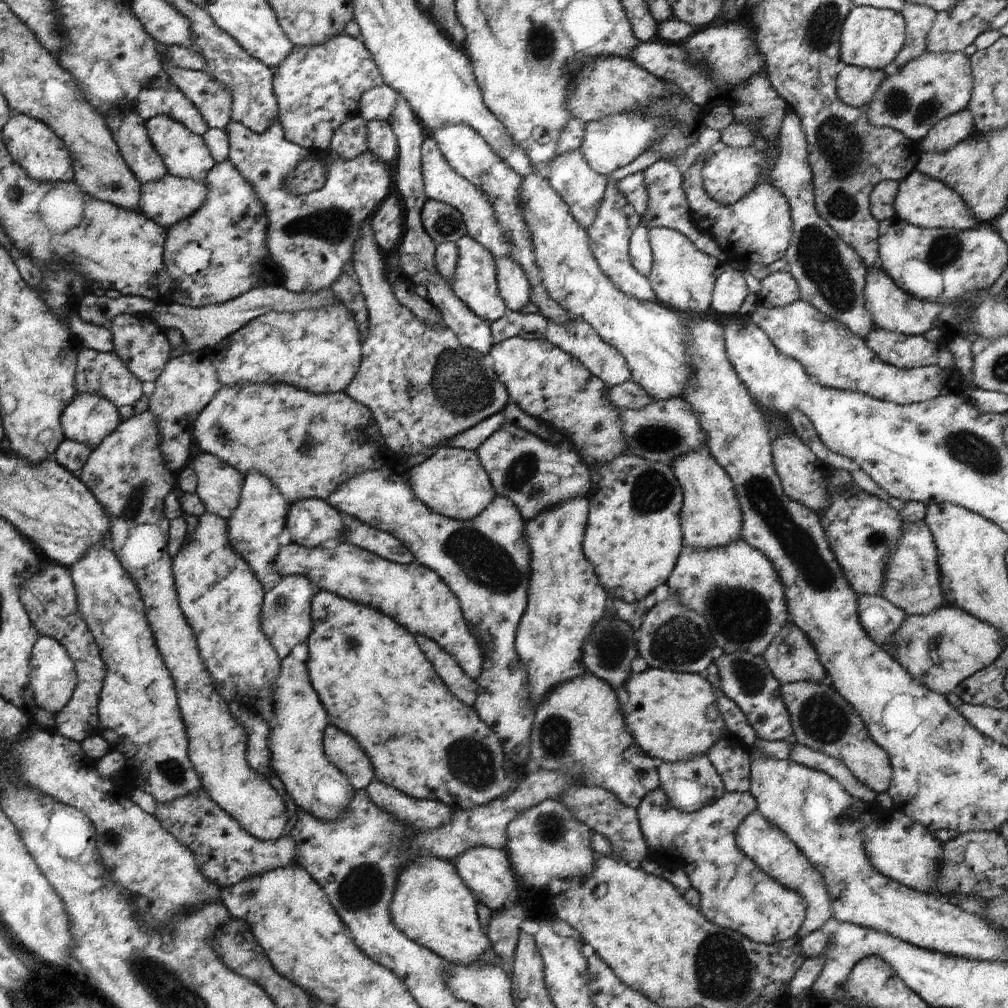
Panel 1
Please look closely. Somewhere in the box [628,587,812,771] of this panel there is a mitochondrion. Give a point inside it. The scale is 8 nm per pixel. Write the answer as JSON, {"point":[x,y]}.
{"point":[675,643]}

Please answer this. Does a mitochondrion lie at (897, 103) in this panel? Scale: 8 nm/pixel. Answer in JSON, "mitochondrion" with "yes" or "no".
{"mitochondrion":"yes"}

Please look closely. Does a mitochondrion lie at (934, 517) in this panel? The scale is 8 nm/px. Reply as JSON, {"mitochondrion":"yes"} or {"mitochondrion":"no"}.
{"mitochondrion":"no"}

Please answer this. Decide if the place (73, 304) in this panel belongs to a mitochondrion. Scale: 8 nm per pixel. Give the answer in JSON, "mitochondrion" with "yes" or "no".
{"mitochondrion":"no"}

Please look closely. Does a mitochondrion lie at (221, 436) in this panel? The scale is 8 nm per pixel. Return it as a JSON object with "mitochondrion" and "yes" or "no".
{"mitochondrion":"yes"}

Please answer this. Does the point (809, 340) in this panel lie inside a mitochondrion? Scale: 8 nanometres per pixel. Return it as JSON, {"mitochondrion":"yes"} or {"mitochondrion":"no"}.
{"mitochondrion":"yes"}

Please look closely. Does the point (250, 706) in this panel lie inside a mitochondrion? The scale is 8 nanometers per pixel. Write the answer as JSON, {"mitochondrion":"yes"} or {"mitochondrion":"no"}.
{"mitochondrion":"no"}

